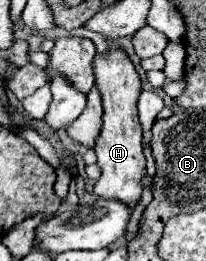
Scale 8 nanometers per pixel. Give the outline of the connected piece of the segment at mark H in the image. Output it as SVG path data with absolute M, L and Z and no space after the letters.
M111 49L107 55L95 57L95 85L103 97L103 129L95 145L97 165L101 167L101 177L95 181L93 193L101 199L115 199L127 207L135 207L141 199L141 177L145 177L145 157L143 157L143 131L137 117L137 97L141 93L139 75L123 49Z

